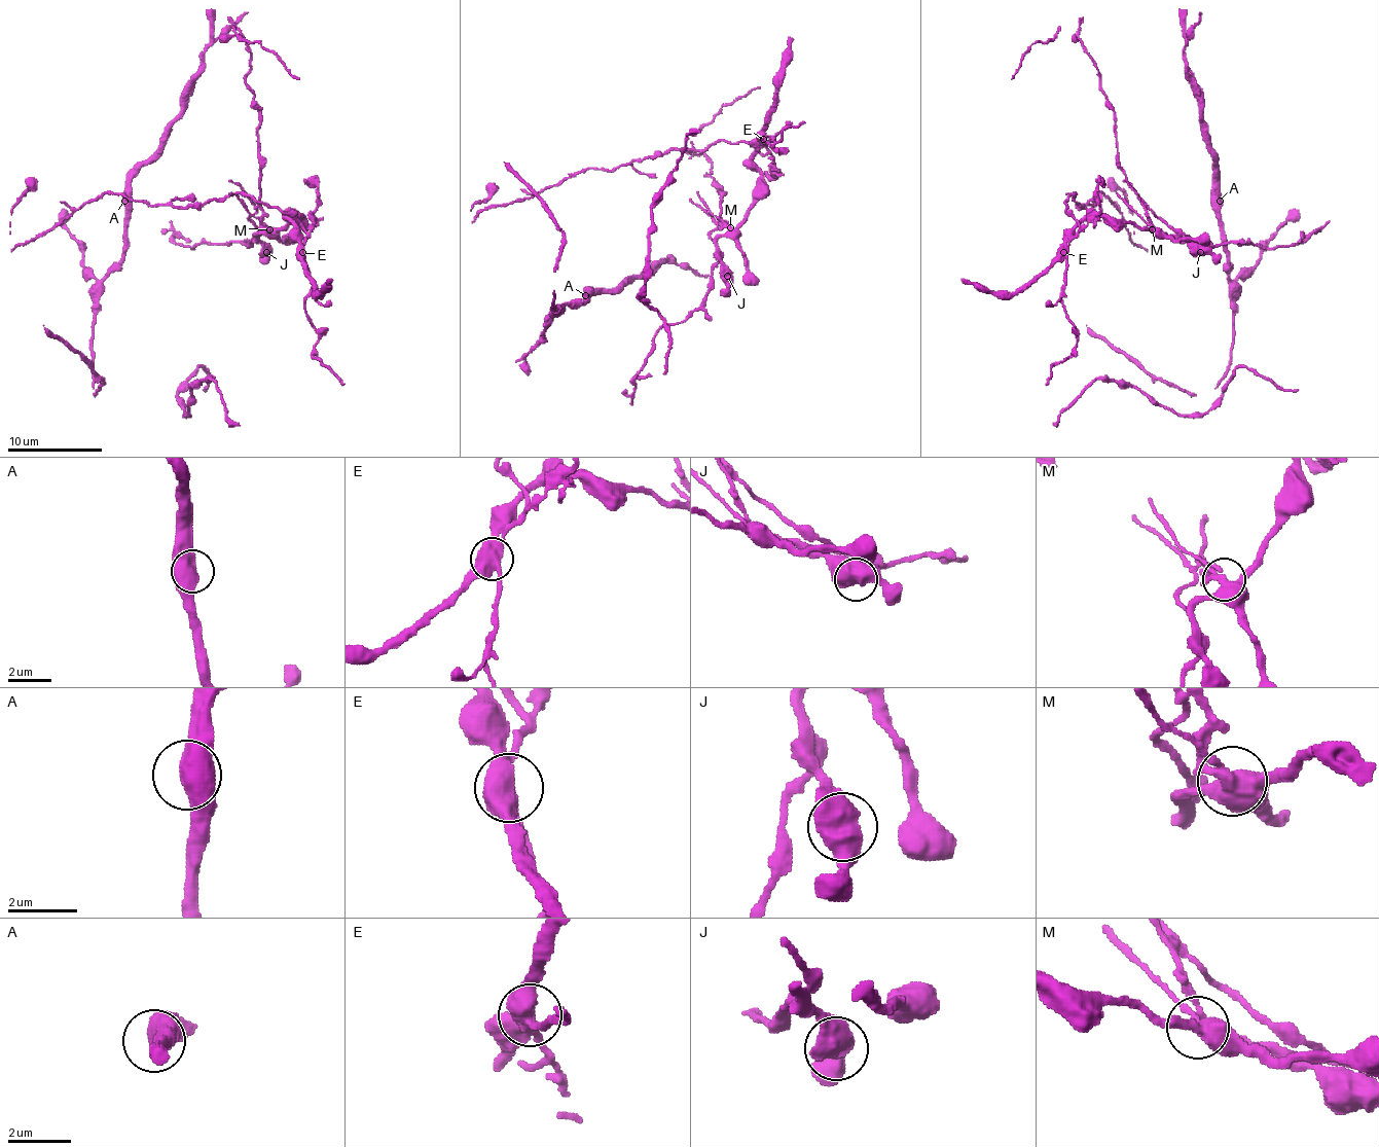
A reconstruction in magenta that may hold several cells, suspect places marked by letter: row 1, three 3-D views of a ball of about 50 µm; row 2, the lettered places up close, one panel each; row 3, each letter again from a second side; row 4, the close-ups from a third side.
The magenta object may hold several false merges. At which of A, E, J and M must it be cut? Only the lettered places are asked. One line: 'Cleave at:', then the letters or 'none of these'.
Cleave at: E, M

